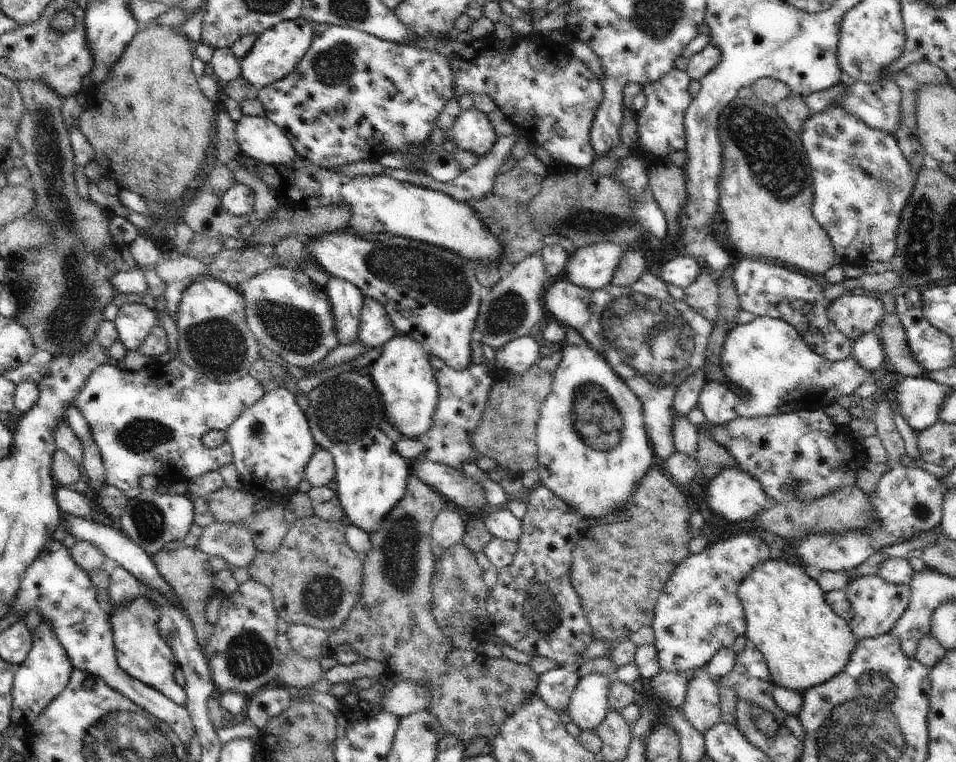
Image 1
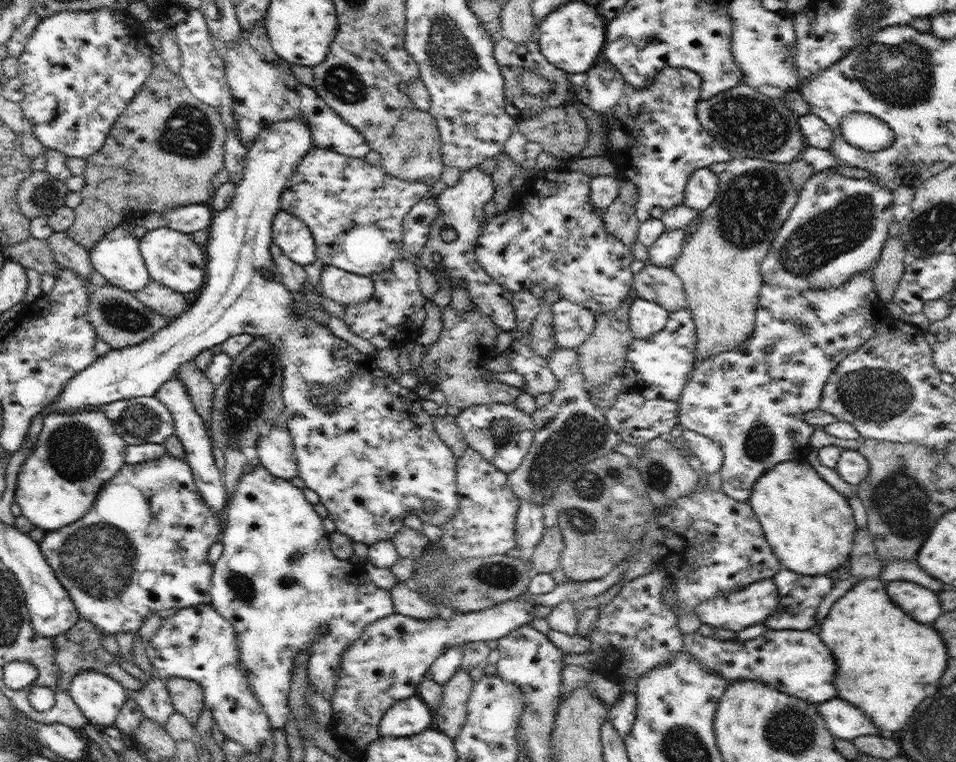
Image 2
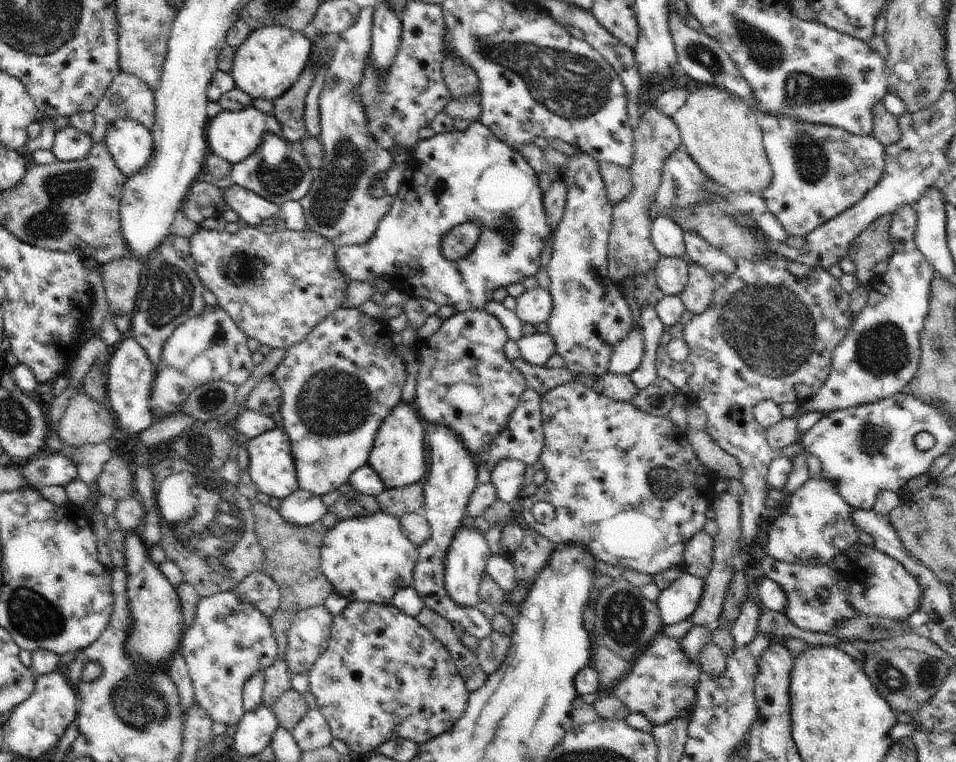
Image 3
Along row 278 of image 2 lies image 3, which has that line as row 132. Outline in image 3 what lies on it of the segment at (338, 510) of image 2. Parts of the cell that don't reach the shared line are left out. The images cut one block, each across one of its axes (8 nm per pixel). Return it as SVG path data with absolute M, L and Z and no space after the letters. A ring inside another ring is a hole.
M252 105L238 112L222 111L218 116L209 119L207 123L208 151L227 160L230 164L236 164L256 152L256 148L262 144L266 134L272 133L280 136L280 130L280 123L273 114L266 114Z

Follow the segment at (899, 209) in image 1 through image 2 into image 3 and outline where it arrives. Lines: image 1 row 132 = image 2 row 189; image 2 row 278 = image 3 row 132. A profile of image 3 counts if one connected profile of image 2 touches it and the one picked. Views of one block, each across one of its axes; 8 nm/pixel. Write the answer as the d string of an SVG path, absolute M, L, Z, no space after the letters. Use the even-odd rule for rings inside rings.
M757 115L763 143L773 170L770 186L763 192L767 209L790 236L806 236L821 224L836 218L861 201L882 178L885 171L885 146L873 136L858 136L840 127L815 125L790 117Z

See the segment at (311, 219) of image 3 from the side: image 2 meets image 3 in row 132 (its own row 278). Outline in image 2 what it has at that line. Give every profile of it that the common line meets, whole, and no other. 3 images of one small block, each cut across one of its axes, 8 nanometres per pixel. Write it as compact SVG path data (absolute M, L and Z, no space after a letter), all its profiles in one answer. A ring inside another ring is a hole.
M324 264L320 287L324 297L344 307L364 303L374 295L374 283L370 276L352 274L330 264Z

